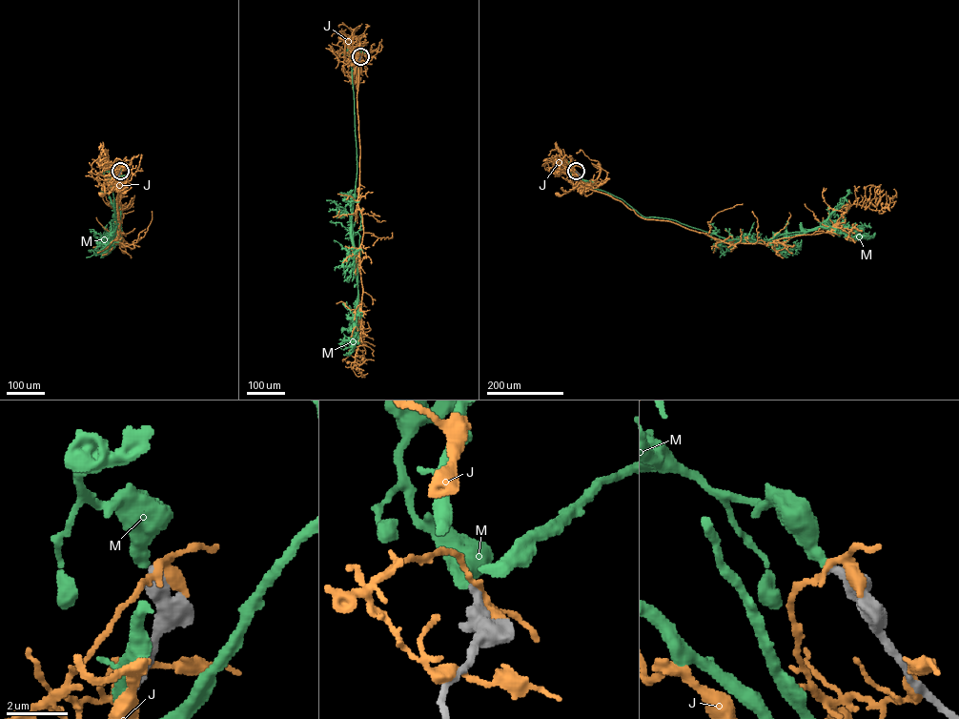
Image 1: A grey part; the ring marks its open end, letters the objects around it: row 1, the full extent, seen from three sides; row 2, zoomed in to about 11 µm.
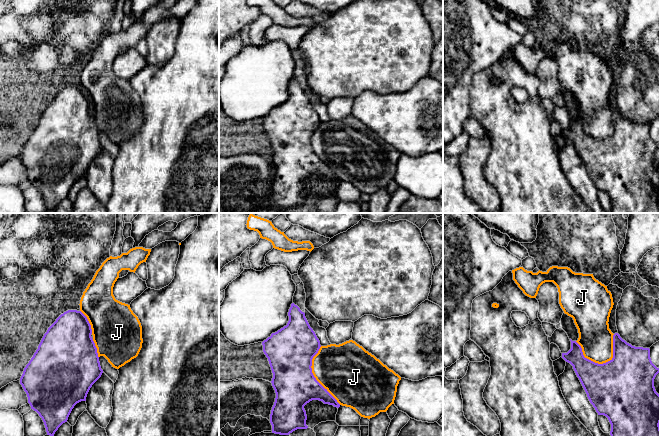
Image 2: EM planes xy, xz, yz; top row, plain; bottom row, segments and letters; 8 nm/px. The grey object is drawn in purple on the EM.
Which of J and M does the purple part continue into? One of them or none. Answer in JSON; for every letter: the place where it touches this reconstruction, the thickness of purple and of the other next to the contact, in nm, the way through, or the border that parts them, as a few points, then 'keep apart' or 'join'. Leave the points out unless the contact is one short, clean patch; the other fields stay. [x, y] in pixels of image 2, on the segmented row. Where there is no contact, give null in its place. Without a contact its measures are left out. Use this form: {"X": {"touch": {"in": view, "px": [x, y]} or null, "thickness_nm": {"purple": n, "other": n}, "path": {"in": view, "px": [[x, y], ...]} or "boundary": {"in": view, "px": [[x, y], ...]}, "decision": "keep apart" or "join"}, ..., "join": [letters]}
{"J": {"touch": {"in": "yz", "px": [590, 360]}, "thickness_nm": {"purple": 360, "other": 280}, "decision": "keep apart"}, "M": {"touch": null, "decision": "keep apart"}, "join": []}

